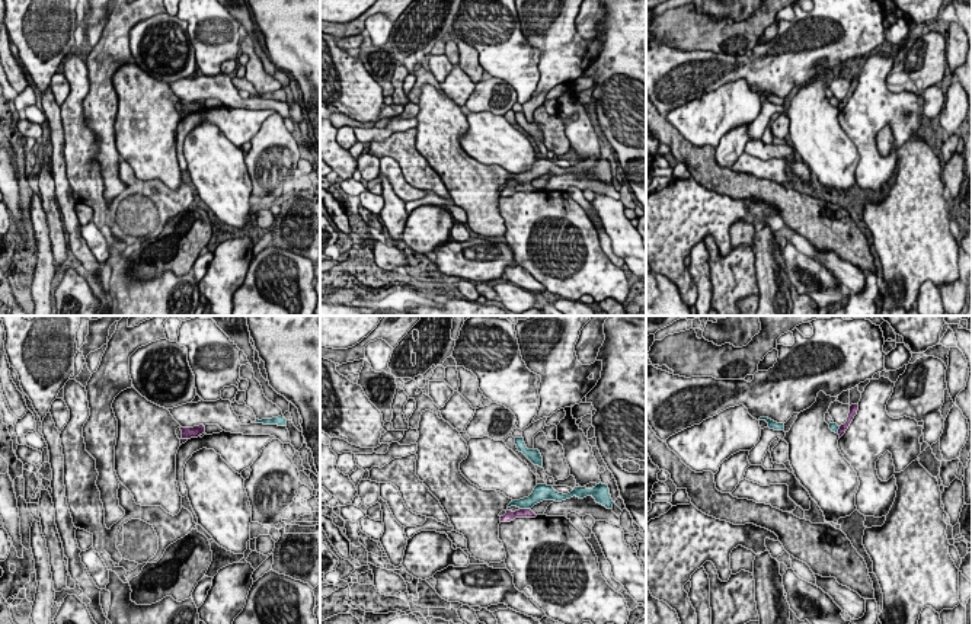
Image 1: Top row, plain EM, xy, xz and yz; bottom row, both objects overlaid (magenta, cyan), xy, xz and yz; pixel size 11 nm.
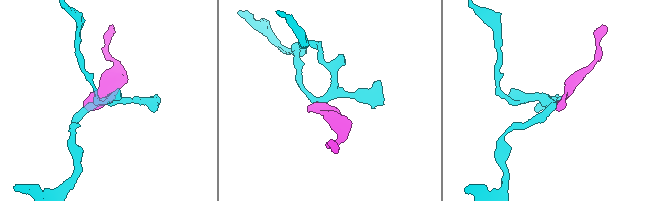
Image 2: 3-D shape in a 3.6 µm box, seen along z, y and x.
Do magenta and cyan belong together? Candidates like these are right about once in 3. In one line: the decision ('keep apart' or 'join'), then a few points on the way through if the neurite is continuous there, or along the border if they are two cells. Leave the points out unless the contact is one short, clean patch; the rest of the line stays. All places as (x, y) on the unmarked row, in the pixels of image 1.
keep apart; border xz (520, 182), (530, 184)

